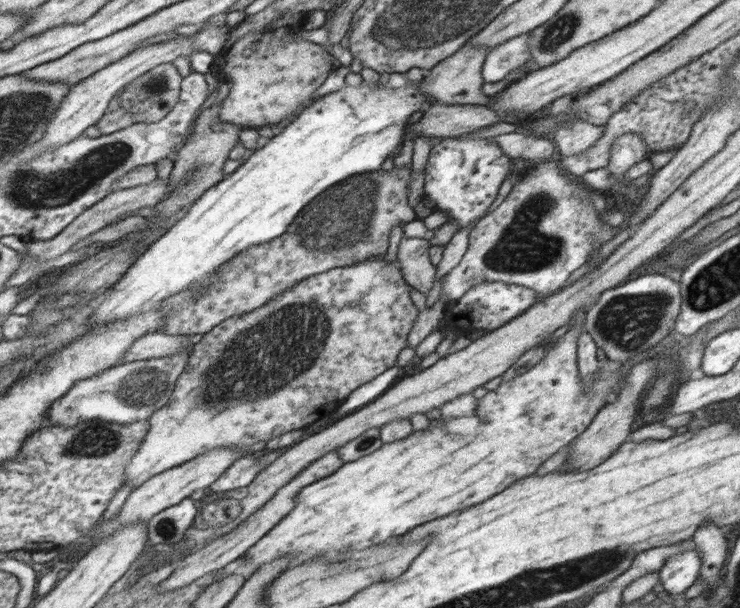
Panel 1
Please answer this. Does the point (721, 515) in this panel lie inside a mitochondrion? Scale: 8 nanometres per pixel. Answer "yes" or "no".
no

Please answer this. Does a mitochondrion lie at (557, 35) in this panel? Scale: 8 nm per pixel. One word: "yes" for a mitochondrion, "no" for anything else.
yes

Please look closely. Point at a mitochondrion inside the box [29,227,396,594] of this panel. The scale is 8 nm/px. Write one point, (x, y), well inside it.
(257, 372)

